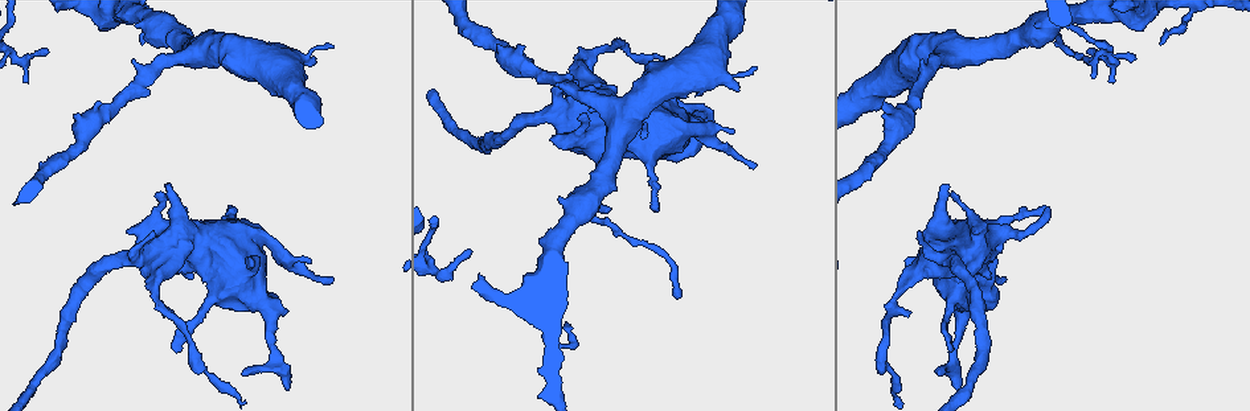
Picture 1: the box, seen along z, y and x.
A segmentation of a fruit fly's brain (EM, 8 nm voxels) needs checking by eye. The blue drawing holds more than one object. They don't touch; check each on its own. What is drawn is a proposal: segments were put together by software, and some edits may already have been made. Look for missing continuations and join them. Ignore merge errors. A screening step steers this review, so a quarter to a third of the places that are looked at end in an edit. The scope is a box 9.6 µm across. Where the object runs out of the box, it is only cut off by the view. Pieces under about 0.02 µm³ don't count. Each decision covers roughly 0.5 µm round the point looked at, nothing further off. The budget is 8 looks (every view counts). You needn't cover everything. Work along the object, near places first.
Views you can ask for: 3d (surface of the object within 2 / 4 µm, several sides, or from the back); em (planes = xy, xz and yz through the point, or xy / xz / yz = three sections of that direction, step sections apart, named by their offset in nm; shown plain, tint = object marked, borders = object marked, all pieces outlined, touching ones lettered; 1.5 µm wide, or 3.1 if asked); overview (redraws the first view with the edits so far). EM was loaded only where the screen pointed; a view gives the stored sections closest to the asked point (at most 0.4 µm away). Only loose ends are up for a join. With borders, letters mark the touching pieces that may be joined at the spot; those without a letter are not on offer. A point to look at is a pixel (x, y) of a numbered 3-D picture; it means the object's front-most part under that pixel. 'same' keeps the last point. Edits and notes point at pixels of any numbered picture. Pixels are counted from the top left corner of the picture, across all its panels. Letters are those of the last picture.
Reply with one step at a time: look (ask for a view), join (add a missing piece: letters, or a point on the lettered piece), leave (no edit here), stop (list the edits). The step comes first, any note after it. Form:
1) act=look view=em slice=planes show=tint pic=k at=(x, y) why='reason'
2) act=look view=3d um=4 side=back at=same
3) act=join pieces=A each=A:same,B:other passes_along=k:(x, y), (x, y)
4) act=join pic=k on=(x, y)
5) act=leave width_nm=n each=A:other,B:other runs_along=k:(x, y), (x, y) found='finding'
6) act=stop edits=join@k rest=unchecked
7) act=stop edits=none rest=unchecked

act=look view=em slice=yz step=8 show=tint pic=1 at=(470, 253) why='tapers out'

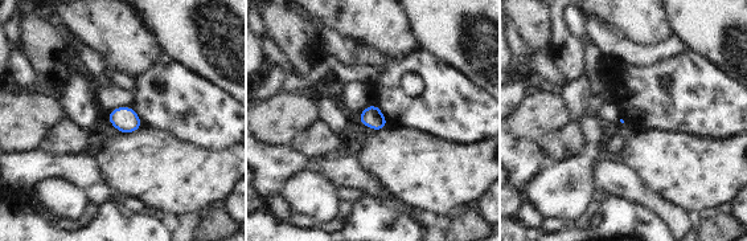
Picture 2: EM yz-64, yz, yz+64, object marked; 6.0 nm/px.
act=look view=em slice=planes show=borders at=same why='cut it another way'

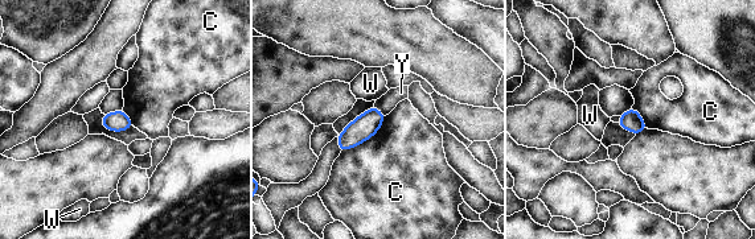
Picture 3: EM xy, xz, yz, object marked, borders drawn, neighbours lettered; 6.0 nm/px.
act=leave longest_contact=C:380nm each=C:other,W:other,Y:other found='none of them fits'

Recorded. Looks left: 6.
act=look view=3d um=2 pic=1 at=(145, 240)

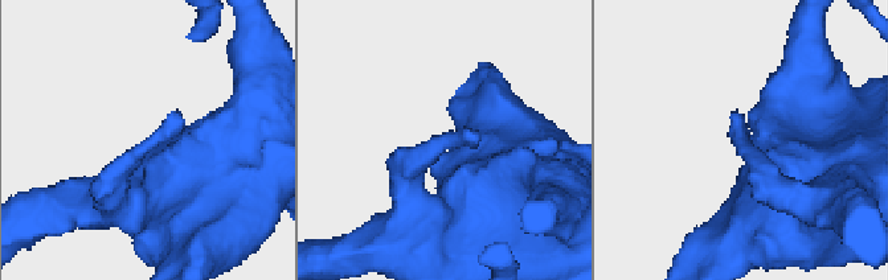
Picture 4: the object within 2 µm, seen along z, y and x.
act=look view=em slice=yz step=8 show=borders pic=4 at=(737, 134) why='shape alone is not enough'

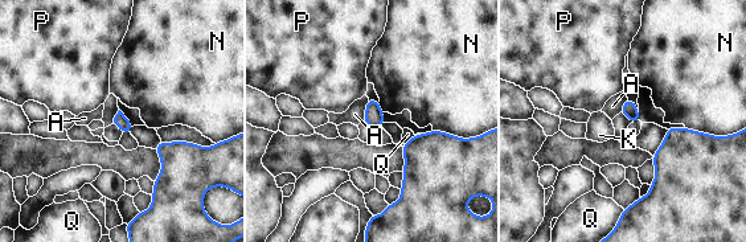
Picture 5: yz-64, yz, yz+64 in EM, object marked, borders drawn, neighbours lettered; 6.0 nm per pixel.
act=leave each=A:other,K:other,N:other,P:other,Q:other found='no lettered piece goes on from it'

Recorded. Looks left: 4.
act=look view=em slice=xy step=4 show=tint pic=1 at=(243, 374) why='free end'

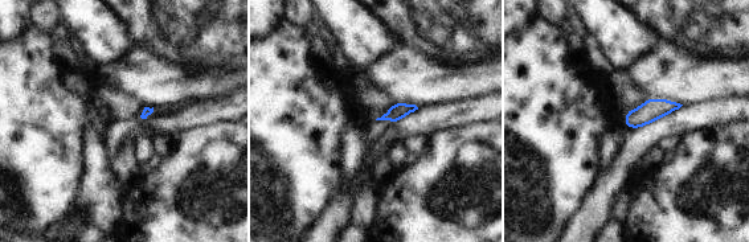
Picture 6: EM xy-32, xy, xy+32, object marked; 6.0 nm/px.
act=look view=em slice=planes show=borders at=same why='cut it another way'

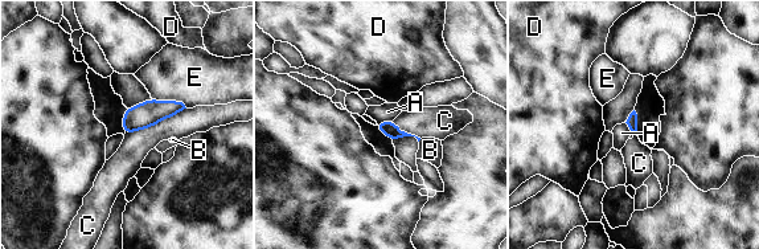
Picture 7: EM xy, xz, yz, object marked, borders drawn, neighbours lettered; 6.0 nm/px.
act=leave each=A:other,B:other,C:other,D:other,E:other border=7:(185, 107), (151, 126), (124, 134) found='no lettered piece goes on from it'

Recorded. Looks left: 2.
act=stop edits=none rest=unchecked

